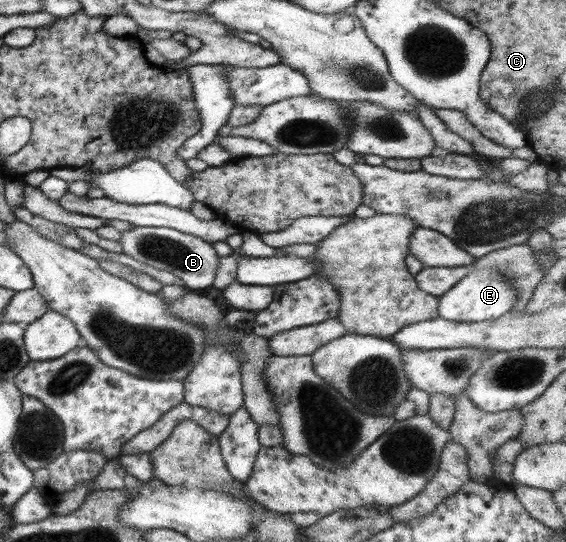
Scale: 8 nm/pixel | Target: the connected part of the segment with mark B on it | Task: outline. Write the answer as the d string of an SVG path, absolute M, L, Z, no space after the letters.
M131 226L131 229L121 234L121 239L118 241L121 244L121 253L135 261L147 264L157 270L167 270L167 273L179 278L185 287L193 290L211 286L213 283L219 257L207 242L165 227Z

